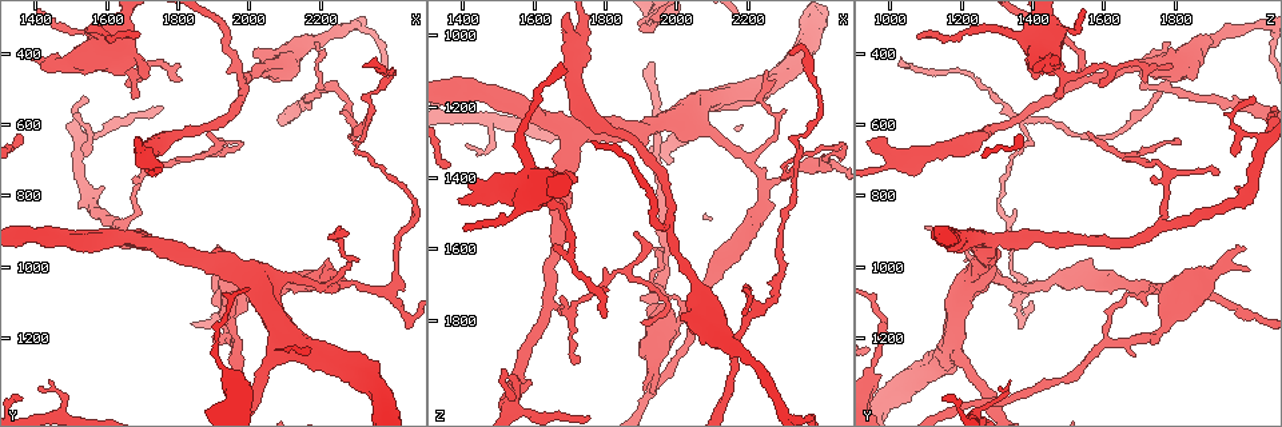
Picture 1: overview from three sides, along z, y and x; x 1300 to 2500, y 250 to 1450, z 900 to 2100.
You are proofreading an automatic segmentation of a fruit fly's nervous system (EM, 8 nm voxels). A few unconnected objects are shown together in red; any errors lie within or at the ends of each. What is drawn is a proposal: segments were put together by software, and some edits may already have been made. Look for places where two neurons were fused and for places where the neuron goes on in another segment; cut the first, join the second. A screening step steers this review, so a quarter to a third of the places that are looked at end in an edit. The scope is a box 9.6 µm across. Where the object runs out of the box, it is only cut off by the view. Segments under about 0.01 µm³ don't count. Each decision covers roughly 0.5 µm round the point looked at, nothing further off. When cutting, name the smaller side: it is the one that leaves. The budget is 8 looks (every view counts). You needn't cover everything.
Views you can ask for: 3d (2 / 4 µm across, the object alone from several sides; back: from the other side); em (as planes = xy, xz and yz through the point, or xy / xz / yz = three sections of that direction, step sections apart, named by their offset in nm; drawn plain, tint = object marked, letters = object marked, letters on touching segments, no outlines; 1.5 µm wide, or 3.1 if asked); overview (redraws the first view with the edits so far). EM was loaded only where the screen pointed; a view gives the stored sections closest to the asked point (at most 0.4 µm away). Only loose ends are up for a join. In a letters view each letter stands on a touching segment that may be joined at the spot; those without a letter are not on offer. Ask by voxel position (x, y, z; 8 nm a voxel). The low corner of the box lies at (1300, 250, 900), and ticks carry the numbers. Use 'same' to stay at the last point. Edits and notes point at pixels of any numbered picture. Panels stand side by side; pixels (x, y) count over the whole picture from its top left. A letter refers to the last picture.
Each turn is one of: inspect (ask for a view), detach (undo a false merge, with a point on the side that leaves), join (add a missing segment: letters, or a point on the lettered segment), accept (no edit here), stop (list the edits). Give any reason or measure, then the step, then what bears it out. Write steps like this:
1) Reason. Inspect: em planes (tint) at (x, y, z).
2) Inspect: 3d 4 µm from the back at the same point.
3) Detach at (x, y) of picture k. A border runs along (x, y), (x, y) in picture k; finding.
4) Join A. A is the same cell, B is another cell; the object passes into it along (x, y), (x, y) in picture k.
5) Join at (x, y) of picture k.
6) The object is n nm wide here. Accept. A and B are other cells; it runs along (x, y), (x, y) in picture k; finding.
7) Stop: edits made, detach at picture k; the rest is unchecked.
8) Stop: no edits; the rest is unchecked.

An open end. Inspect: em xy step 8 (letters) at (1660, 490, 1590).

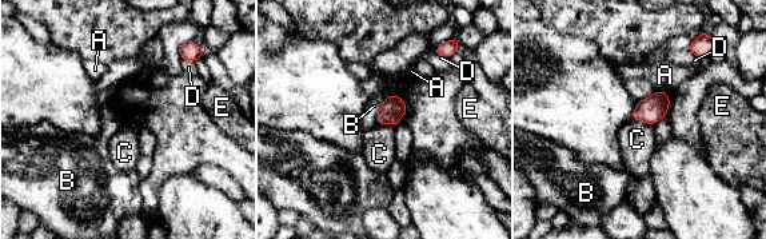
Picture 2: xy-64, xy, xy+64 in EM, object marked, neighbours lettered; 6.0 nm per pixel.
Cut it another way. Inspect: em planes (letters) at the same point.

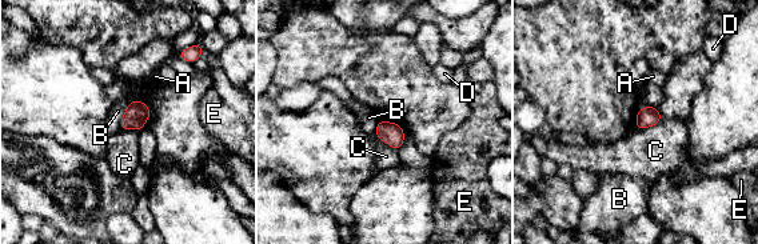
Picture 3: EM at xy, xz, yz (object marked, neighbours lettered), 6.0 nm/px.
Accept. A, B, C, D and E are other cells; none of them fits.

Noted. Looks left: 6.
Narrows sharply. Inspect: 3d 4 µm from the back at (1530, 340, 1500).

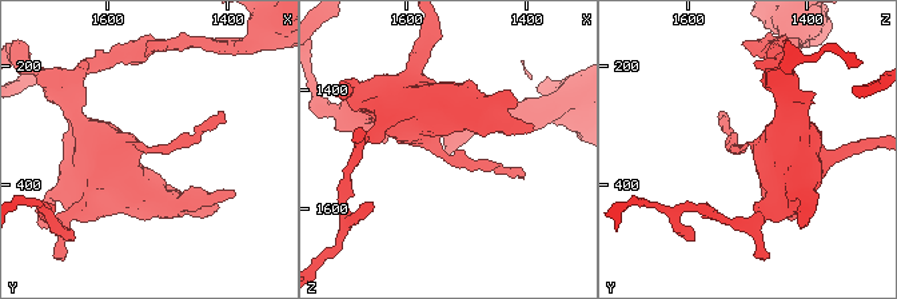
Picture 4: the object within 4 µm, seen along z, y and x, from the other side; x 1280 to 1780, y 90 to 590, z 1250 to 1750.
Need the tissue. Inspect: em planes (letters) at (1520, 340, 1500).

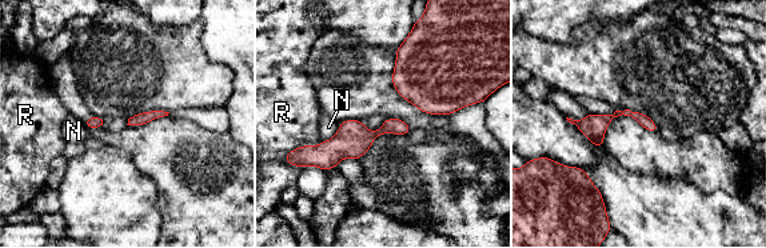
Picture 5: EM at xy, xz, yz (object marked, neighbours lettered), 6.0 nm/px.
Accept. N and R are other cells; it runs along (406, 130), (295, 159) in picture 5; all the same neuron.

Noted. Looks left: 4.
Abrupt turn. Inspect: em planes (letters) at (2330, 600, 1380).

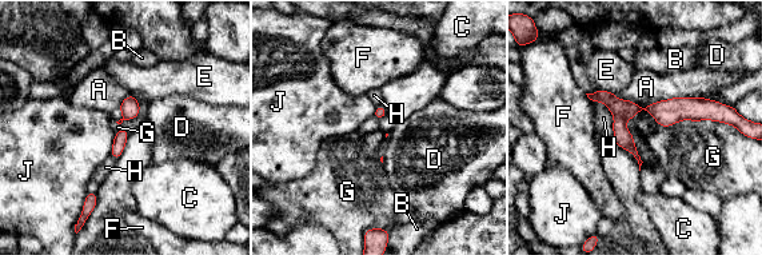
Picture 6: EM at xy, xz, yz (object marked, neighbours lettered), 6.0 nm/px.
The object is 70 nm wide here. Detach at (661, 111) of picture 6. A, B, C, D, E, F, G, H and J are other cells; a border runs along (614, 116), (626, 119) in picture 6; a second neuron is stuck on.

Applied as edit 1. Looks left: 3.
Stop: edits made, detach at picture 6; the rest is unchecked.

